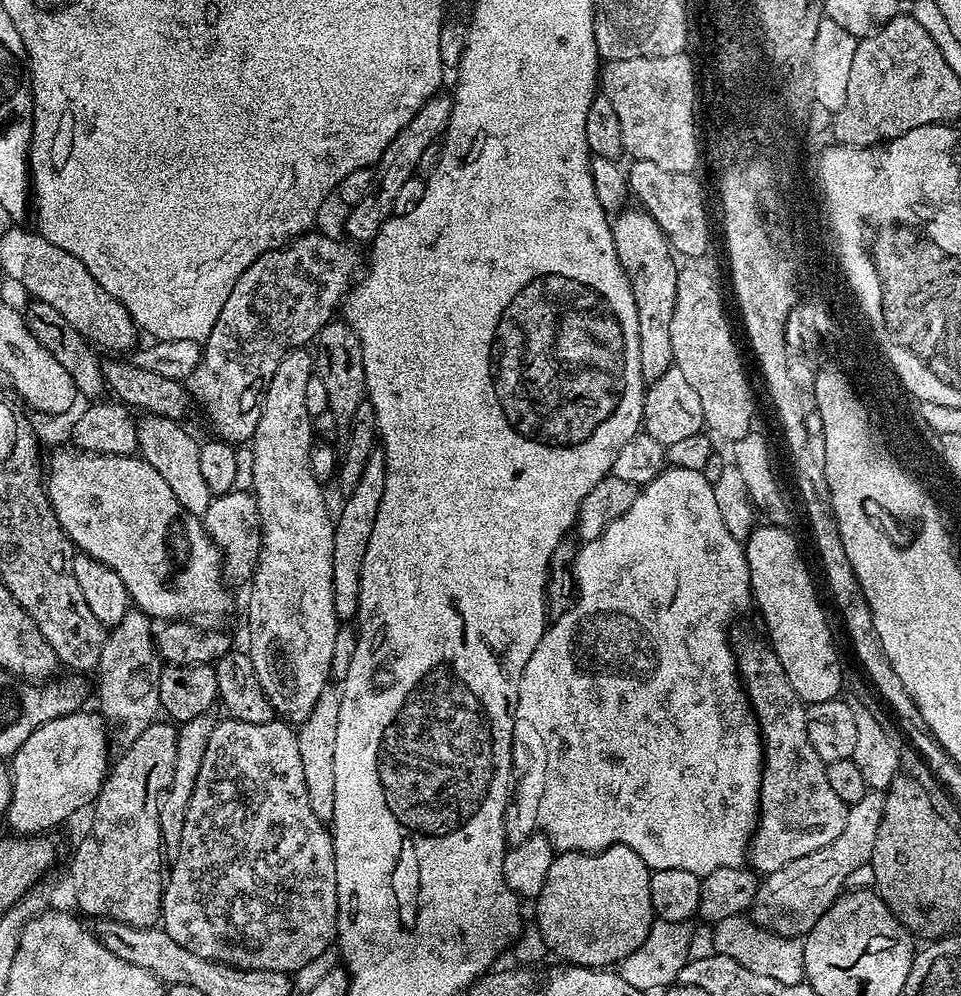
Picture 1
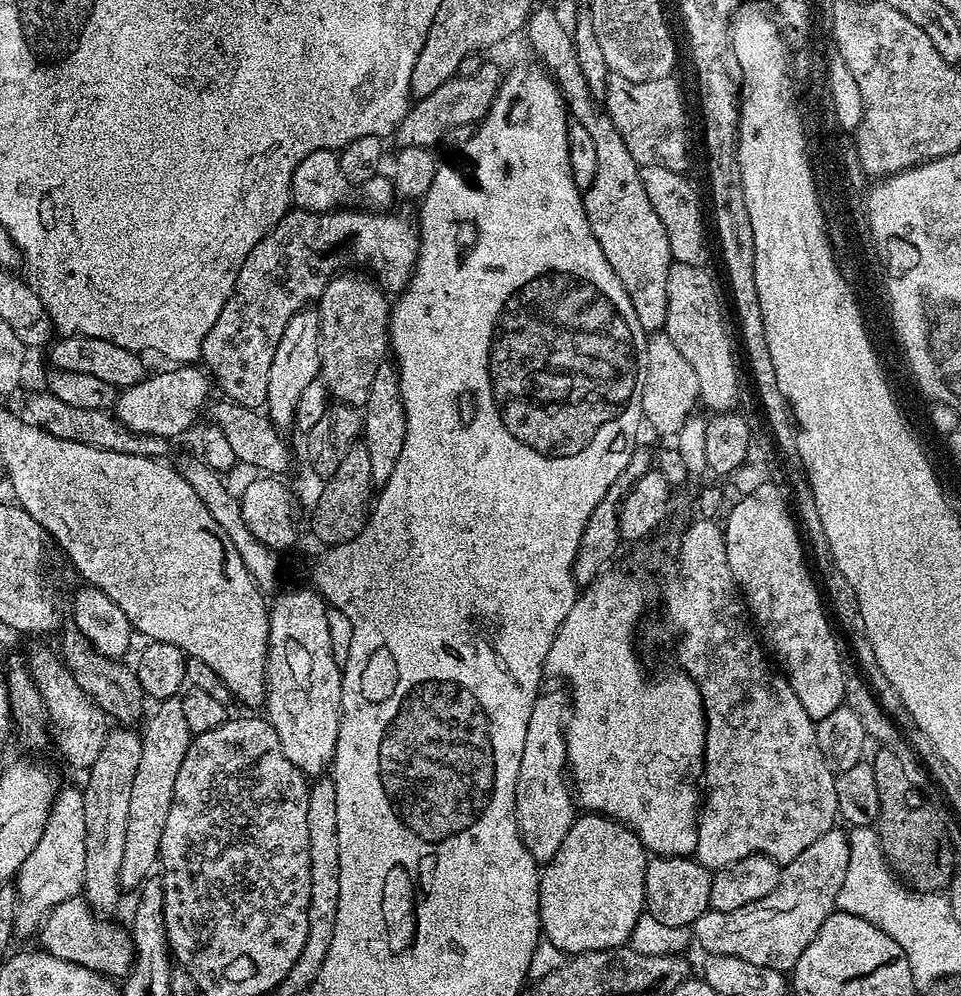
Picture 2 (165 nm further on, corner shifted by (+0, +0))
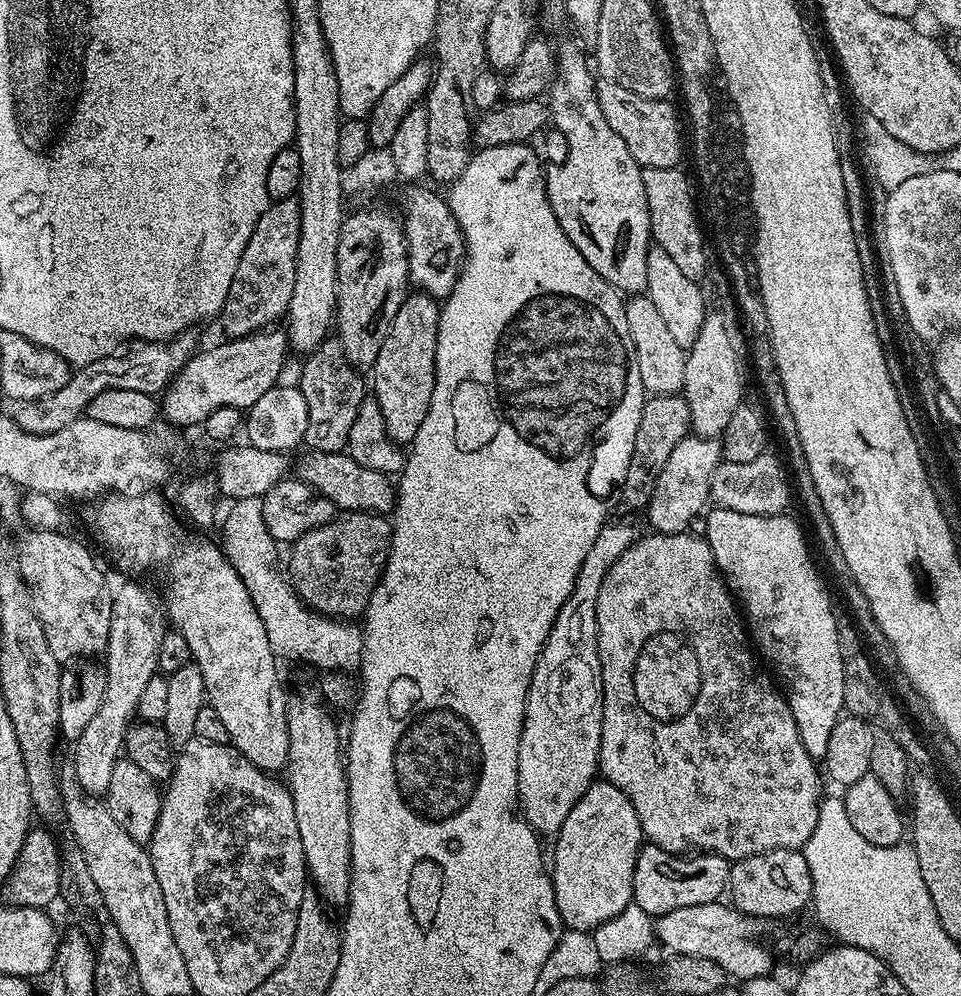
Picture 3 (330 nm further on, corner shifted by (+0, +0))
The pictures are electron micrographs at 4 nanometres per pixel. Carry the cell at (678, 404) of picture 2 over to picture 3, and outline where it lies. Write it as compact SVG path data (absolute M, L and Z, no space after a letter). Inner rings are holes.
M636 294L625 303L626 322L630 329L630 338L634 338L634 350L638 358L638 374L642 374L642 386L645 393L652 396L672 398L672 395L683 393L686 382L686 349L678 346L678 341L670 335L666 322L662 319L662 313L654 307L654 302L647 294Z

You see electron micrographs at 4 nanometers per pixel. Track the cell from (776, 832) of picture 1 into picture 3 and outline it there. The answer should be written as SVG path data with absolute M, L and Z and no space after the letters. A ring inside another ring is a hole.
M689 531L647 535L641 535L636 543L628 547L626 554L622 554L622 558L618 558L614 566L610 566L606 578L602 578L602 590L598 590L597 650L604 691L599 775L607 783L618 786L624 791L626 798L630 798L634 814L638 814L638 822L644 831L645 841L667 852L677 854L684 854L689 850L713 852L715 856L725 856L729 862L735 862L747 856L779 848L803 849L810 834L814 834L814 826L818 824L822 801L822 793L820 794L822 772L817 761L812 759L806 752L806 746L802 744L785 693L778 690L773 677L767 671L764 673L760 669L761 661L750 647L750 636L738 611L737 601L728 591L728 585L724 583L724 577L716 567L714 554L707 539L704 536L694 536Z

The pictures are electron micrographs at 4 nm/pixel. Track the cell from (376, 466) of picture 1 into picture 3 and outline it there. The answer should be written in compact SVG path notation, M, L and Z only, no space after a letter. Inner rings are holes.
M419 290L409 294L398 314L394 314L394 322L390 322L386 338L382 338L382 350L378 350L370 369L370 395L382 408L386 434L401 446L411 445L414 434L418 434L434 394L440 310L441 305L433 296Z

